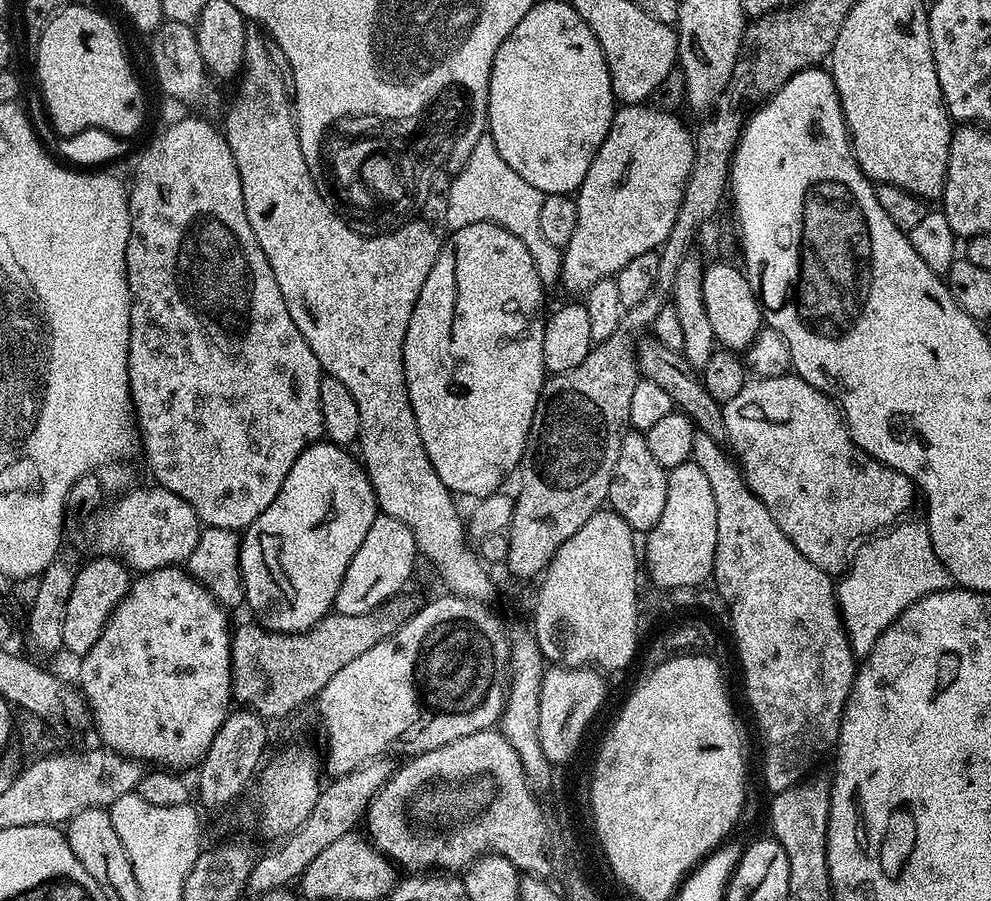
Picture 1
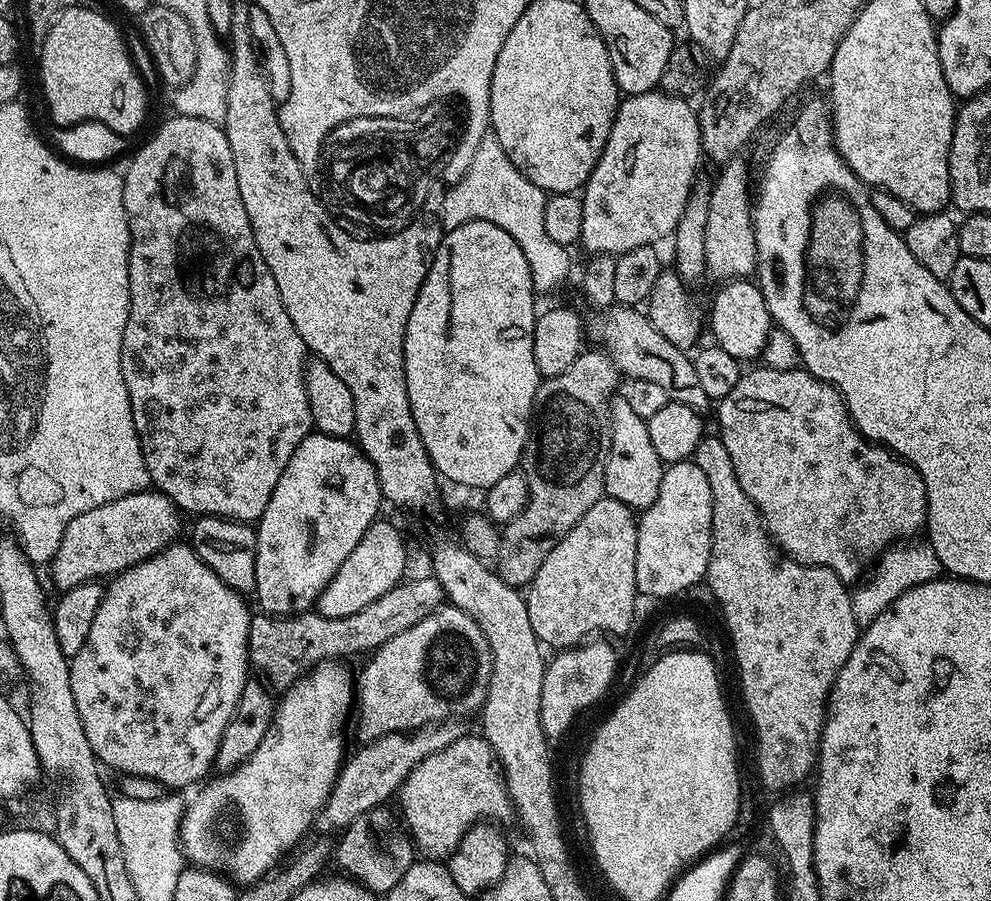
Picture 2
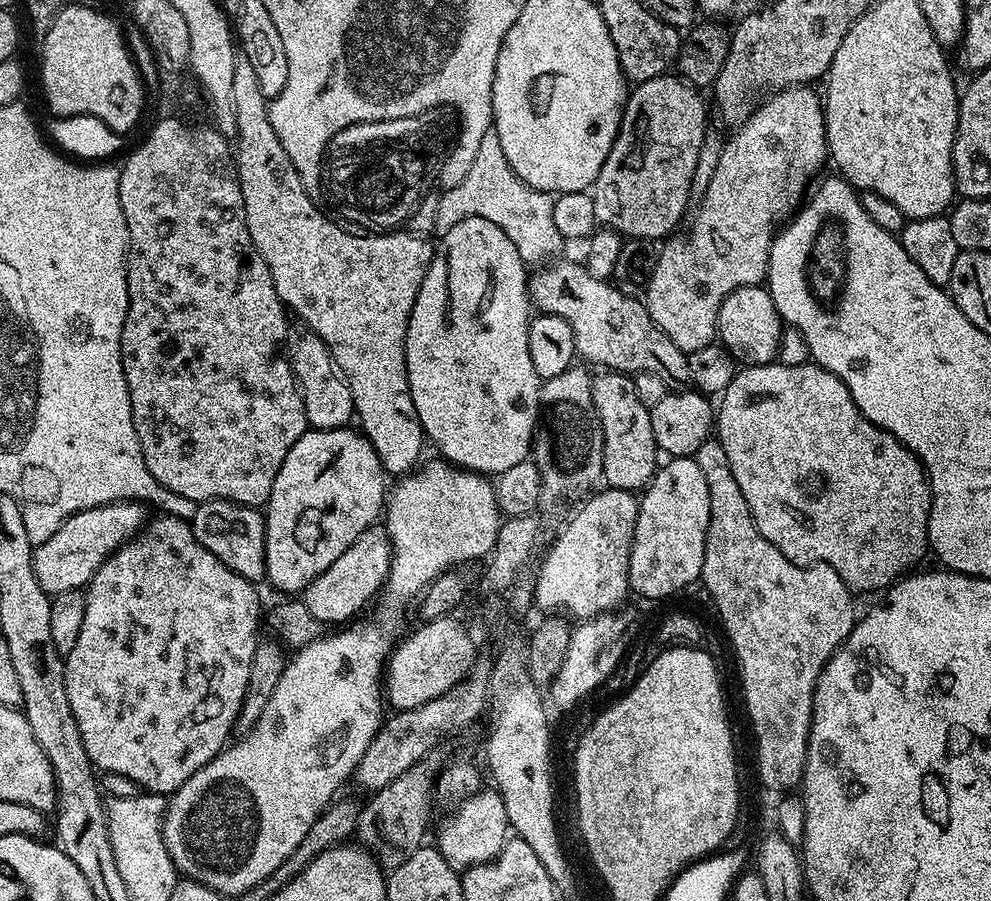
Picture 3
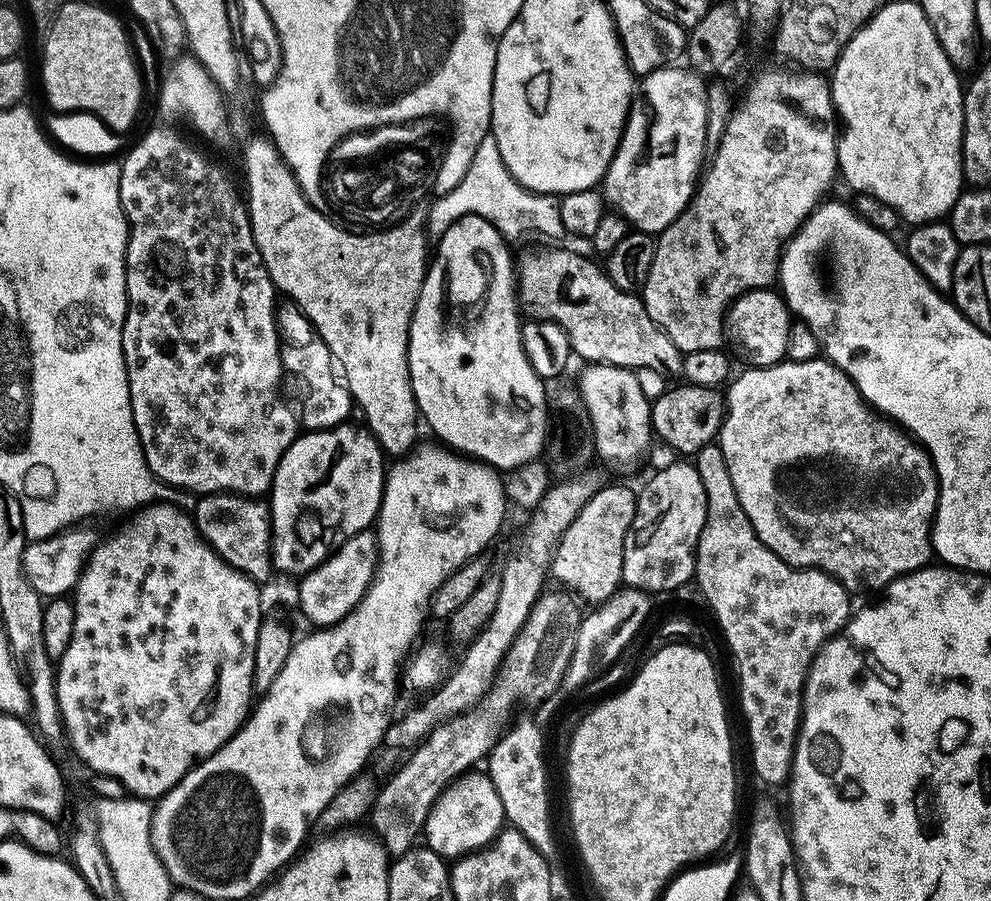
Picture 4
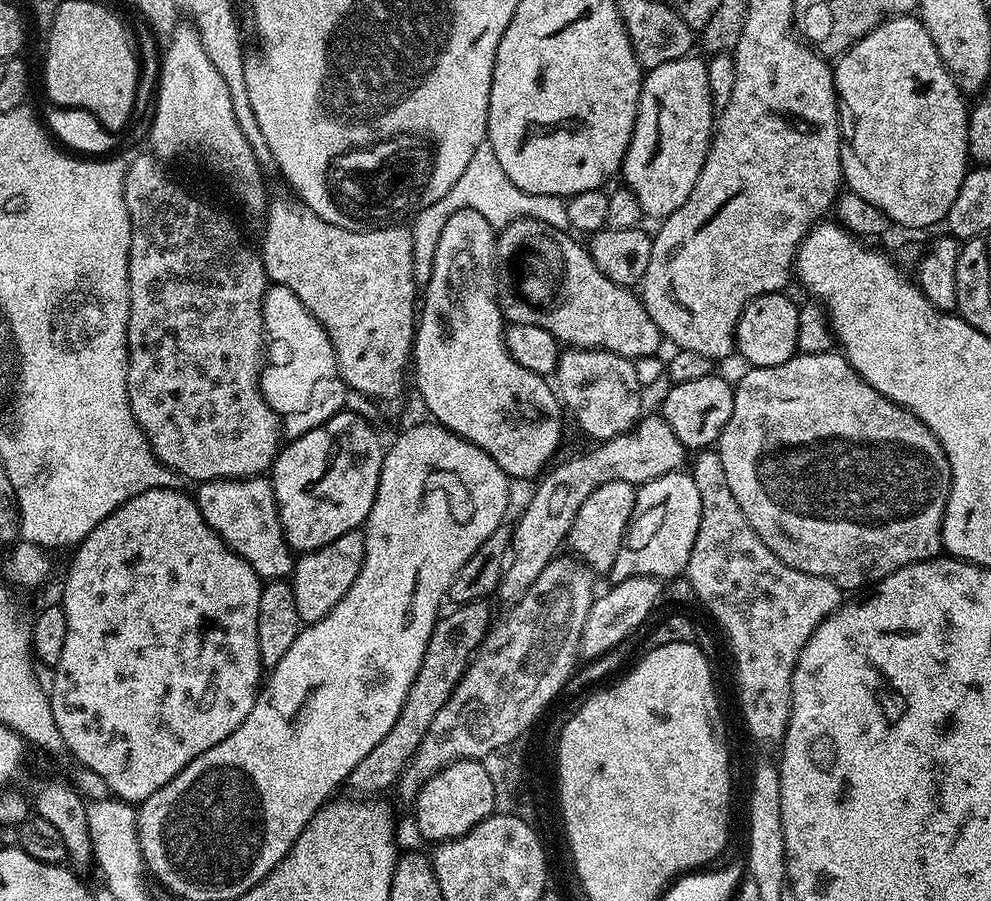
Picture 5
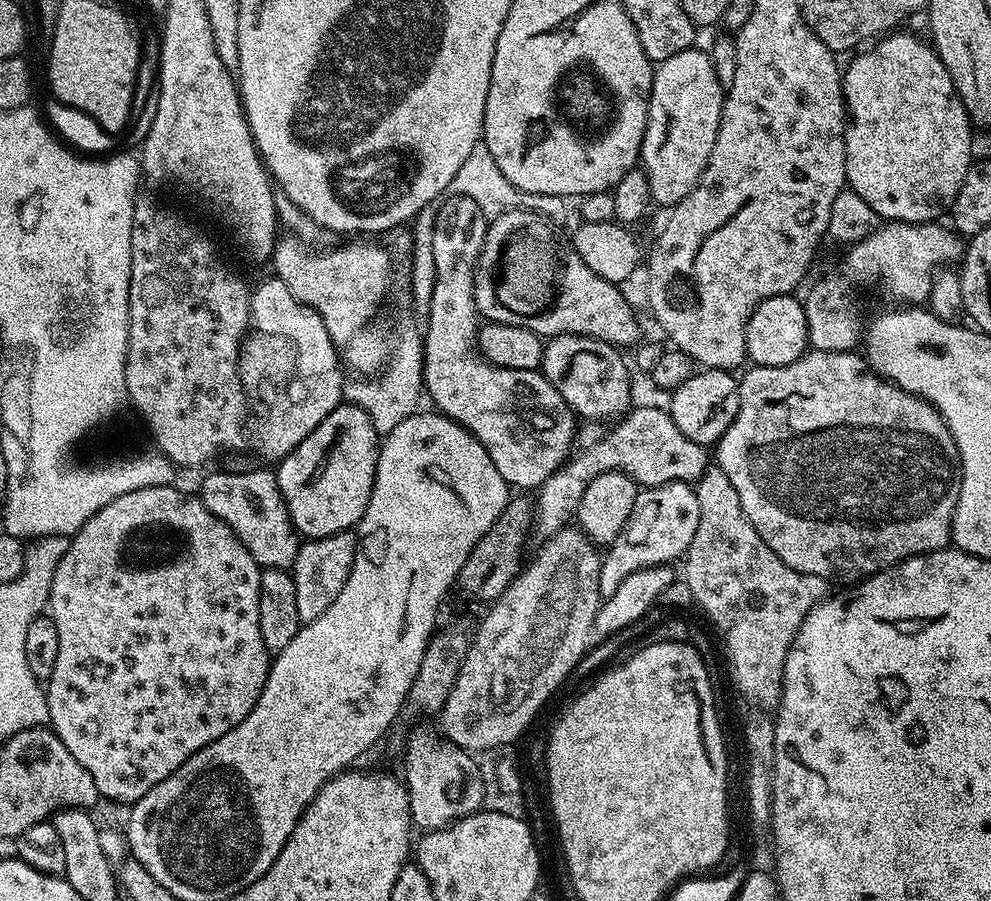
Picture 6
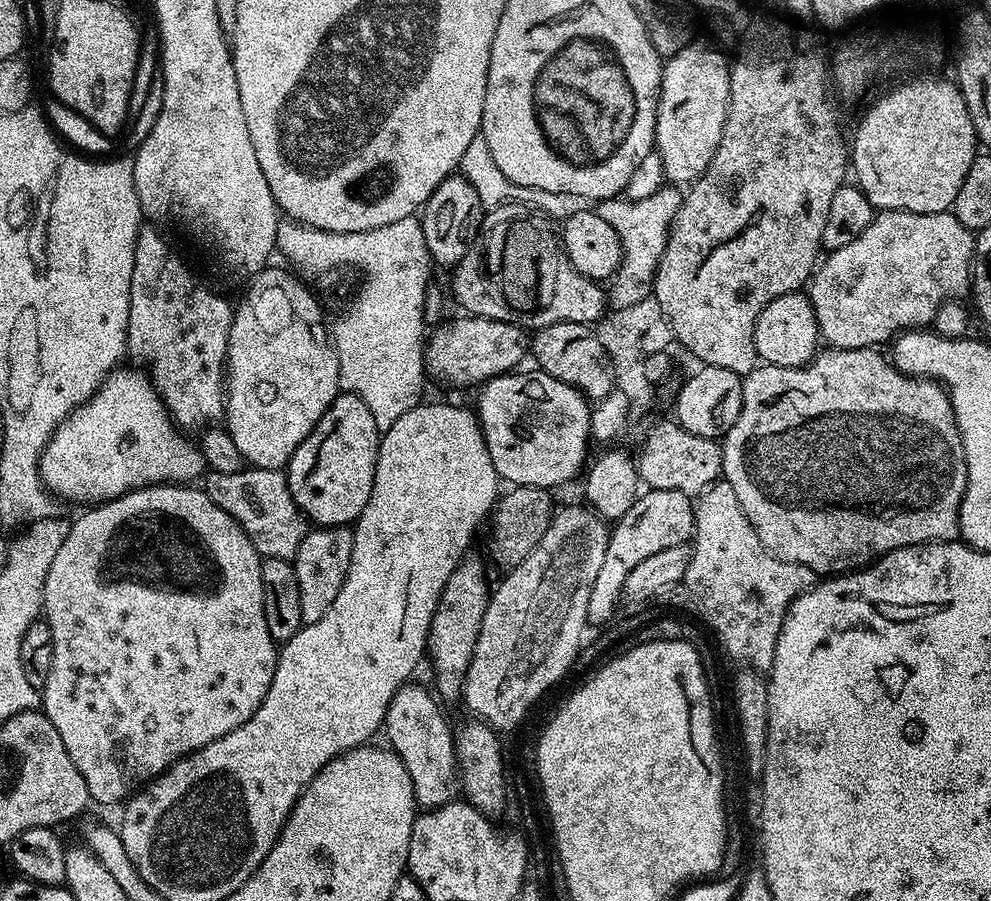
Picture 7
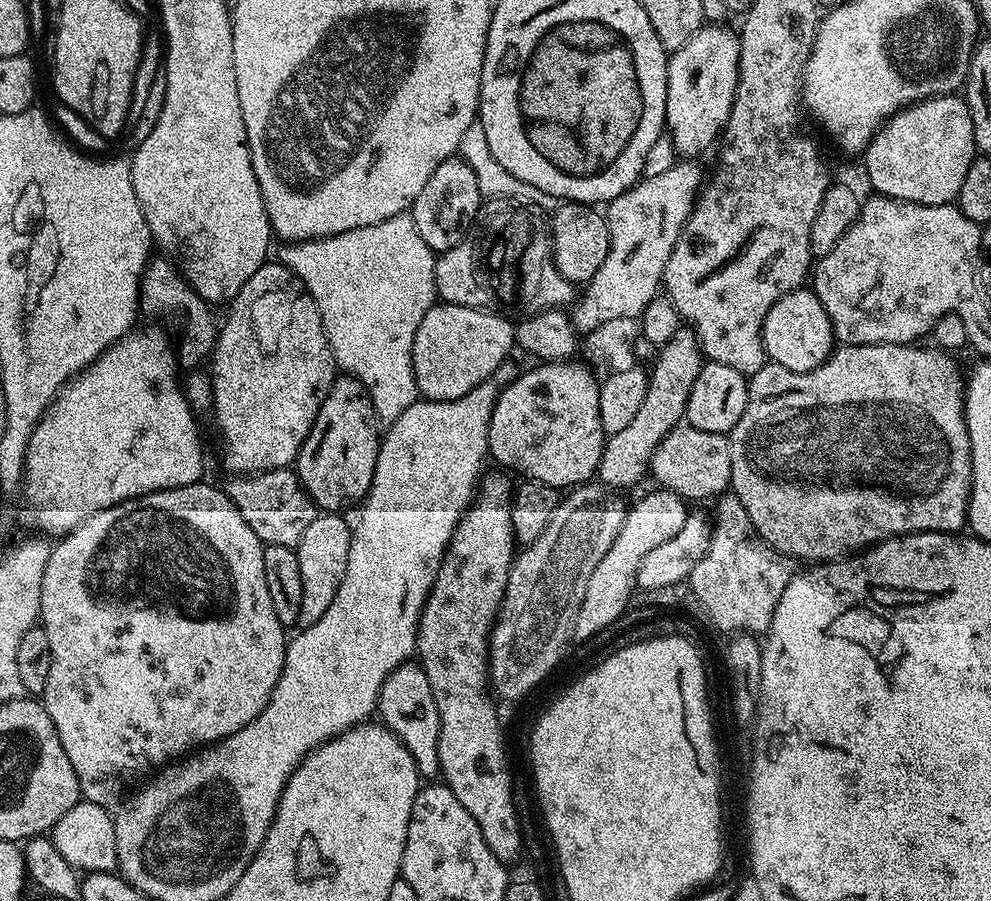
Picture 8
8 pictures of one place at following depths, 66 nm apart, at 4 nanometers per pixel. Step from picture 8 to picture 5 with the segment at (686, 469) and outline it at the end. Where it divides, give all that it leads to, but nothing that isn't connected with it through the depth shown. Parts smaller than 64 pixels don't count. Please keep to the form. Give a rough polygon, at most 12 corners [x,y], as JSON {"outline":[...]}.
{"outline":[[660,414],[549,467],[498,589],[511,606],[556,559],[598,486],[685,467]]}

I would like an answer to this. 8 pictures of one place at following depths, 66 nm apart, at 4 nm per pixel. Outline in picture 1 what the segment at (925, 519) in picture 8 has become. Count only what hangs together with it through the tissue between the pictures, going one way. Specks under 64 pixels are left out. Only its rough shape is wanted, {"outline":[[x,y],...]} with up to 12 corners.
{"outline":[[800,376],[722,407],[748,488],[799,552],[907,517],[914,481],[853,442]]}

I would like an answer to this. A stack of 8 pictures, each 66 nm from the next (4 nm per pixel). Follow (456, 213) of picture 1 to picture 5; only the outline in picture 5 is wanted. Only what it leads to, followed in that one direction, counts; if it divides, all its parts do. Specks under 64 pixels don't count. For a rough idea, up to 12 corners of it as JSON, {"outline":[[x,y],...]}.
{"outline":[[488,143],[458,182],[410,224],[417,285],[428,282],[446,218],[478,210],[493,230],[515,220],[567,229],[559,196],[510,182]]}

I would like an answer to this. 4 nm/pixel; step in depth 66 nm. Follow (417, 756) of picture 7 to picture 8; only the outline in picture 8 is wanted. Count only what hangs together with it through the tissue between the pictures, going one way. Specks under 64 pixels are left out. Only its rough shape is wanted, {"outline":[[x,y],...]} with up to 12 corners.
{"outline":[[419,663],[382,682],[379,719],[435,777],[440,719]]}

